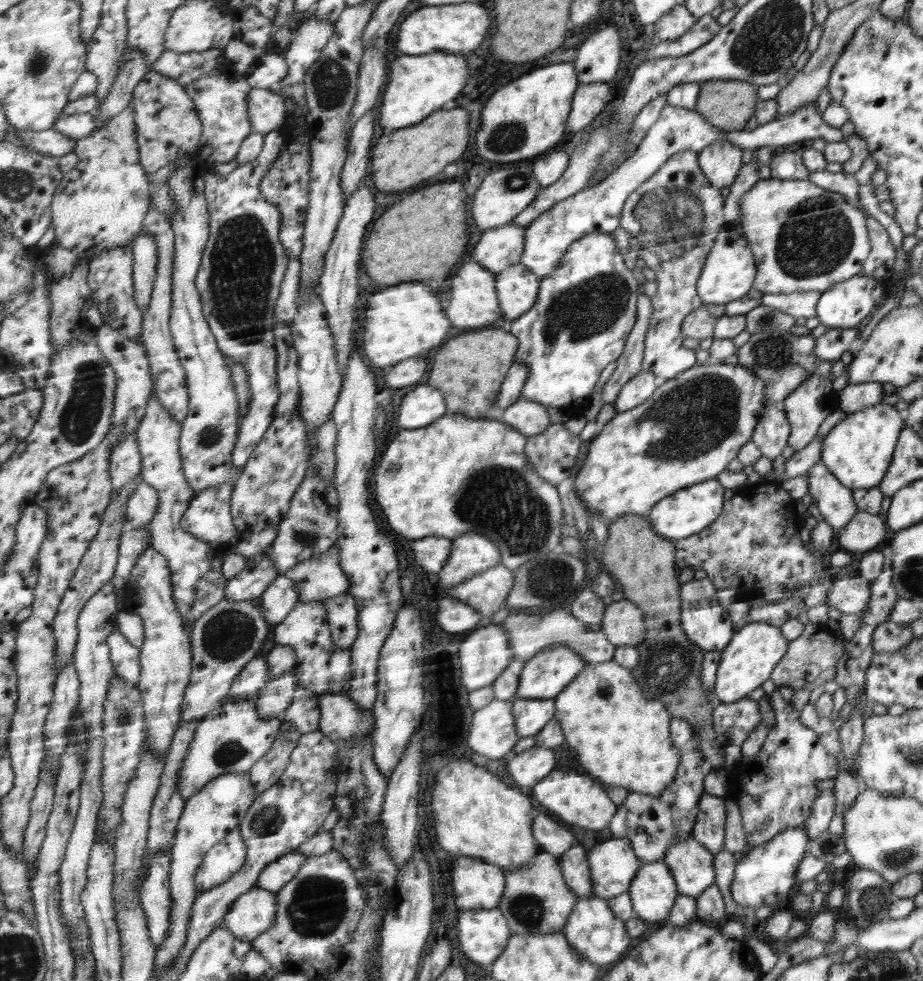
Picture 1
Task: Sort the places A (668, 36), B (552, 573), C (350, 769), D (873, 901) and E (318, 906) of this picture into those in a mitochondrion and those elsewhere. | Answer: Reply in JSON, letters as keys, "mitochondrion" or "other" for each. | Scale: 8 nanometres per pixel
{"A":"other","B":"mitochondrion","C":"other","D":"mitochondrion","E":"mitochondrion"}

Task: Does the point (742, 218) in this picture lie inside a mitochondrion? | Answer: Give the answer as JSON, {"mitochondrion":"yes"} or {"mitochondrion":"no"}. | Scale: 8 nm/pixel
{"mitochondrion":"no"}

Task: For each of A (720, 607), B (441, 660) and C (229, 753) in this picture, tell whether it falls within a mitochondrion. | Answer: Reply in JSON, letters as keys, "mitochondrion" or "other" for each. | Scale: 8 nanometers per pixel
{"A":"other","B":"other","C":"mitochondrion"}

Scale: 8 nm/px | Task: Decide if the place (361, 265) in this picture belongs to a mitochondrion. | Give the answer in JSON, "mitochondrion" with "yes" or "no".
{"mitochondrion":"no"}

